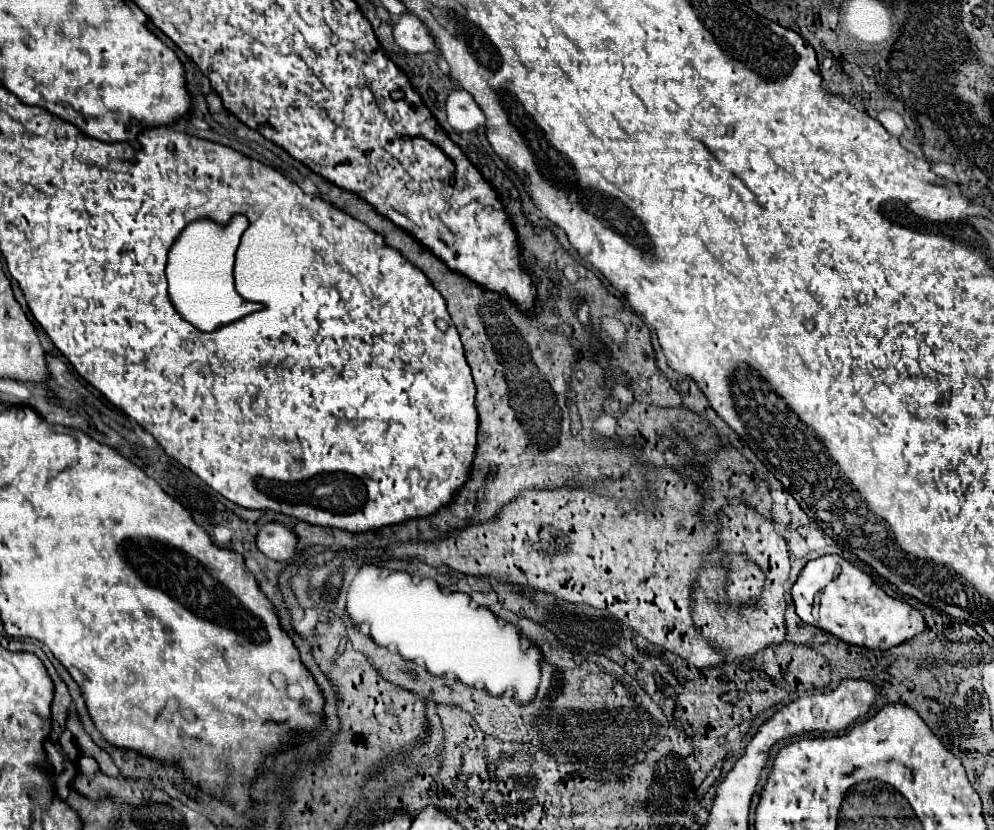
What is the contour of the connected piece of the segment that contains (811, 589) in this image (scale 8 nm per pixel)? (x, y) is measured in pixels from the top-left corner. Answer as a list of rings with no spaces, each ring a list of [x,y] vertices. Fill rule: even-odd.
[[[836,554],[810,560],[804,566],[792,586],[792,600],[802,622],[818,626],[838,640],[870,650],[888,650],[926,630],[926,620],[916,608],[902,600],[890,598],[872,582],[868,574]]]

